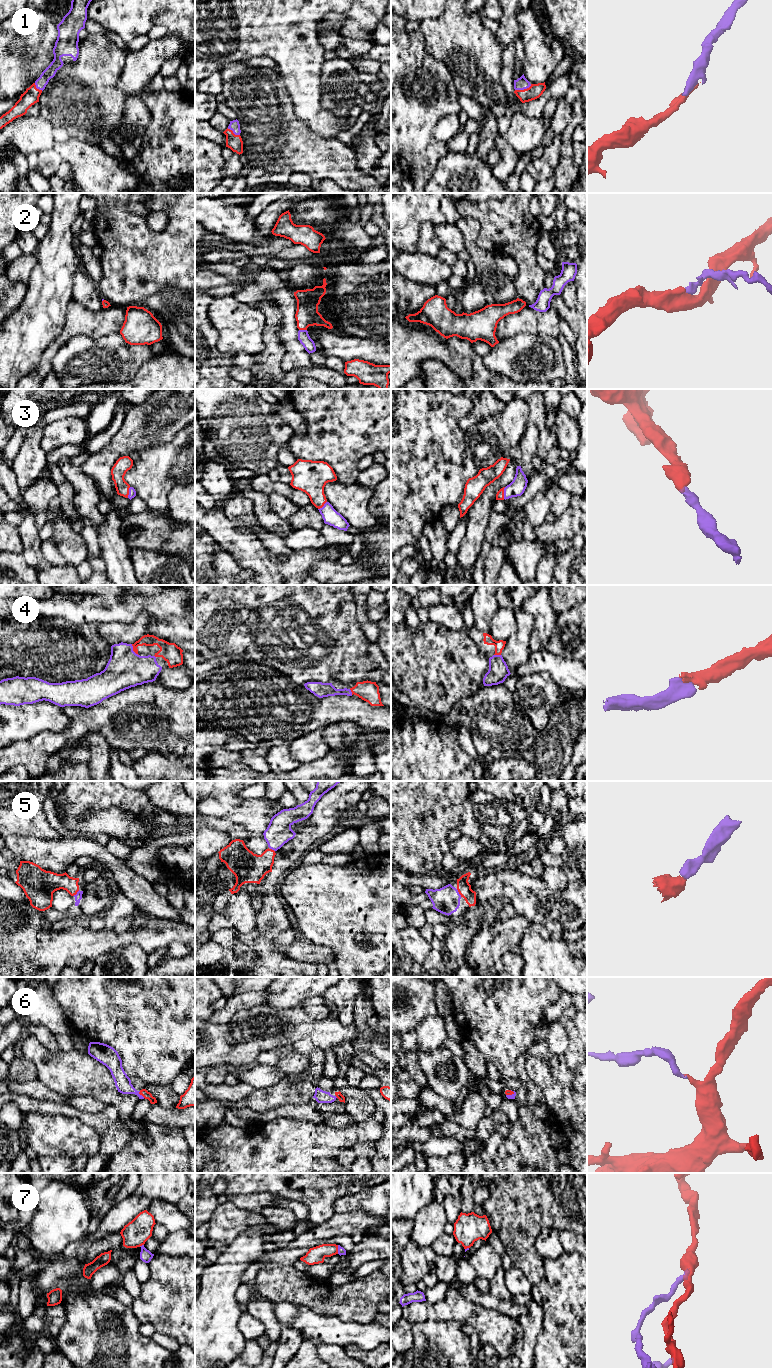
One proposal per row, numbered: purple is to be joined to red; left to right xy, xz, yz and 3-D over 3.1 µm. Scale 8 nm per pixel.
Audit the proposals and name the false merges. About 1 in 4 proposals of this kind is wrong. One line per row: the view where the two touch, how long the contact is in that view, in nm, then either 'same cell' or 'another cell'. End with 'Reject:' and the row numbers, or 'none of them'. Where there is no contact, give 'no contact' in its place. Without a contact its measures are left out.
1: meets red in yz; contact 140 nm long; same cell
2: meets red in xz; contact 60 nm long; same cell
3: meets red in yz; contact 100 nm long; same cell
4: meets red in xy; contact 110 nm long; same cell
5: meets red in yz; contact 80 nm long; same cell
6: meets red in xy; contact 70 nm long; same cell
7: meets red in xz; contact 70 nm long; another cell
Reject: 7

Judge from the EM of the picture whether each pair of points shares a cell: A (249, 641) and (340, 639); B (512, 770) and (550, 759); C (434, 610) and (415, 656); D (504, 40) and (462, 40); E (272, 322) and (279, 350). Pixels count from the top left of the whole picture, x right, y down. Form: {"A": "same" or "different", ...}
{"A": "same", "B": "different", "C": "different", "D": "different", "E": "same"}

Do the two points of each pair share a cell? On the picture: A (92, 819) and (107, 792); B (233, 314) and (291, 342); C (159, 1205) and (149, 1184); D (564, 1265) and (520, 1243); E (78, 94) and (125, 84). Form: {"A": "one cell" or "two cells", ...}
{"A": "two cells", "B": "two cells", "C": "two cells", "D": "two cells", "E": "two cells"}

